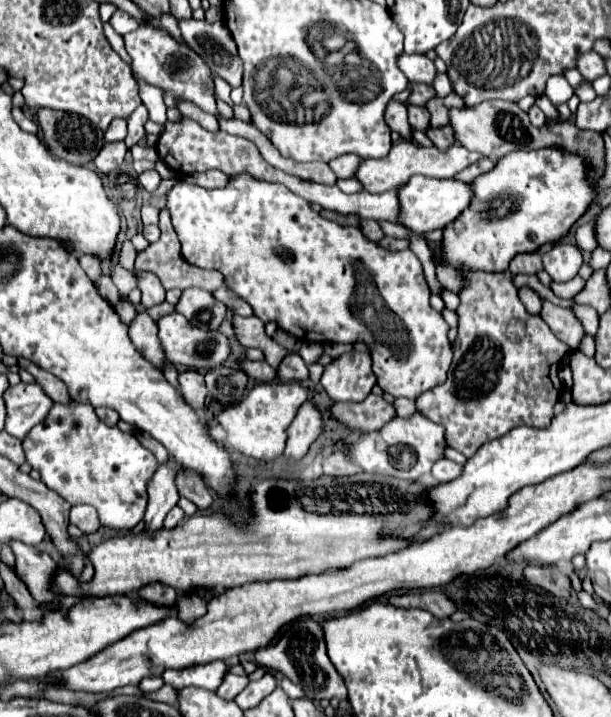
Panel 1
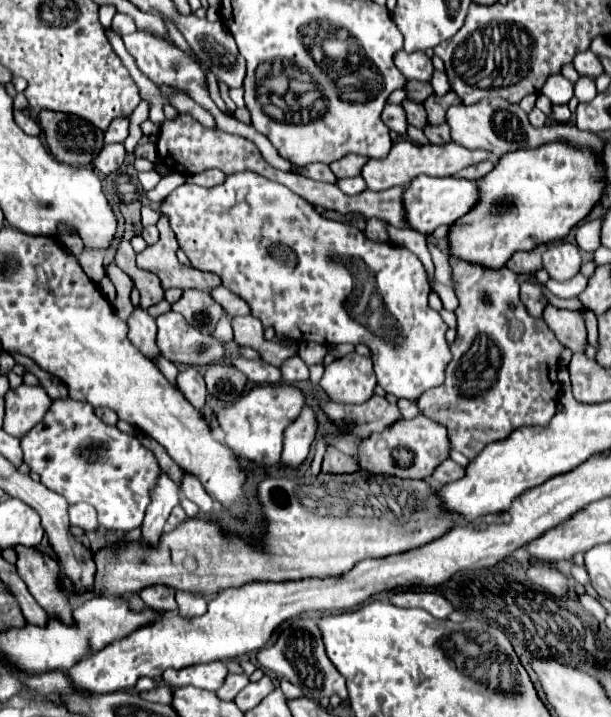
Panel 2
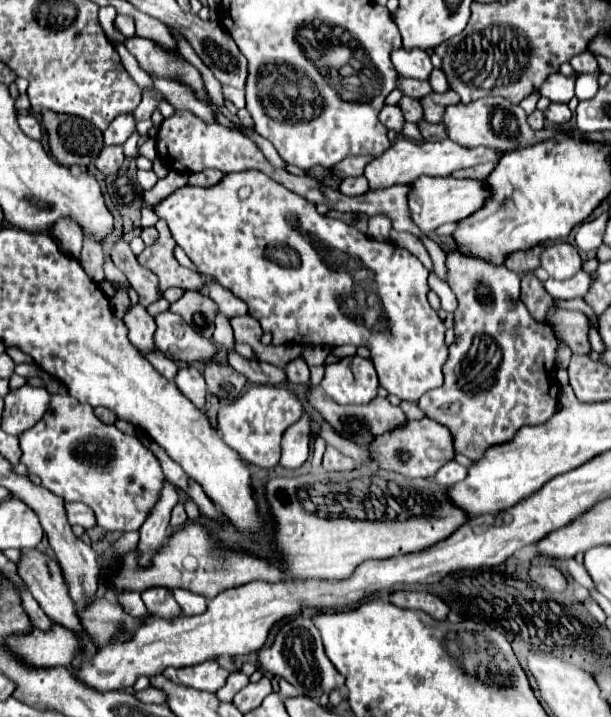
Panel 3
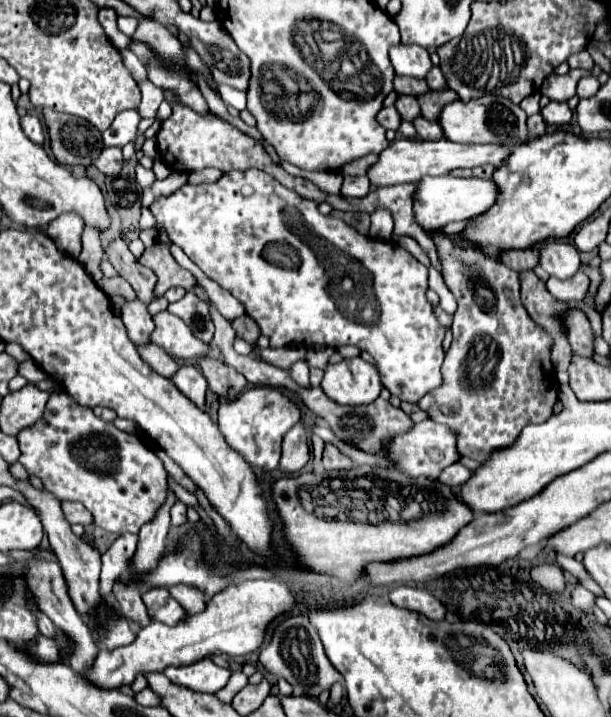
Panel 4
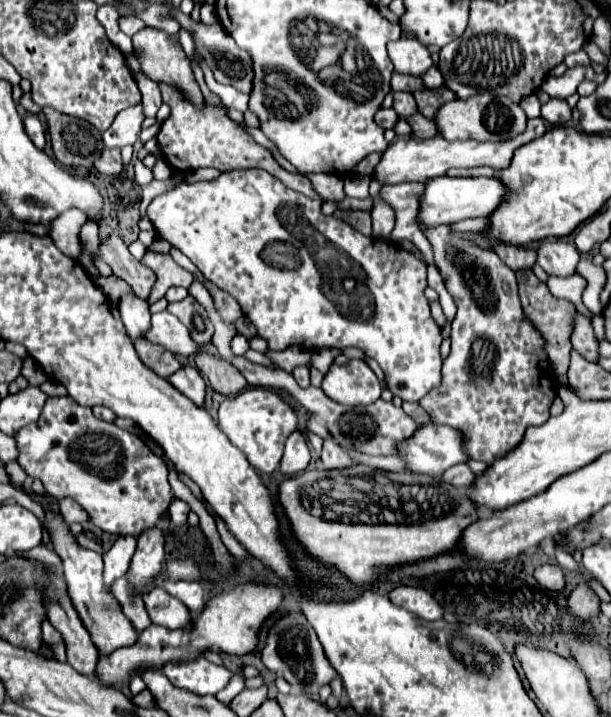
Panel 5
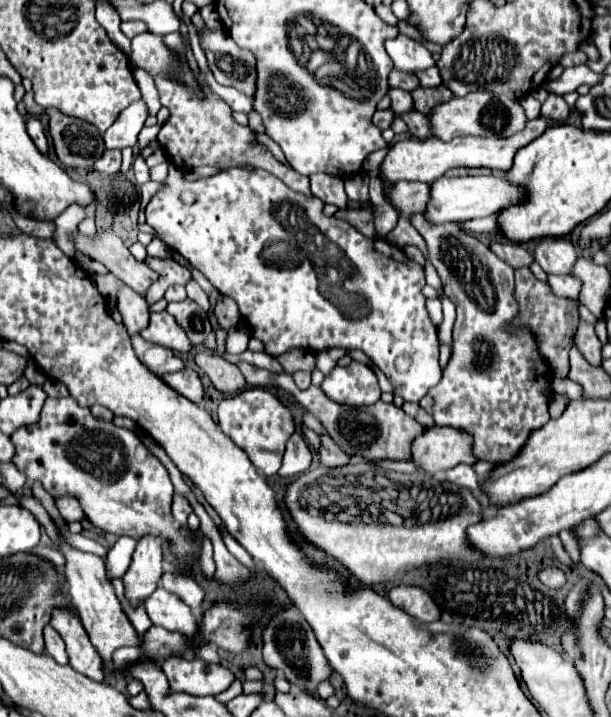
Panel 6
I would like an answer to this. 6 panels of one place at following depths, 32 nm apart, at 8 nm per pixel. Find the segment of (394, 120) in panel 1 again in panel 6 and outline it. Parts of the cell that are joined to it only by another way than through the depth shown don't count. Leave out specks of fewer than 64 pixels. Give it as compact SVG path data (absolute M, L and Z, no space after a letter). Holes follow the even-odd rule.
M388 108L388 110L376 110L372 122L374 122L380 130L386 130L386 128L390 128L390 124L394 122L394 112L392 112L390 108Z

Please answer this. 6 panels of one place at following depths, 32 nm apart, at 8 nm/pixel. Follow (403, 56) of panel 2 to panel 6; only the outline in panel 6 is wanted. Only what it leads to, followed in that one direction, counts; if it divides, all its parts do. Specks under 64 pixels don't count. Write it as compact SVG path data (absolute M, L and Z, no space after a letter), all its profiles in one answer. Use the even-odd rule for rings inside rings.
M400 34L394 40L388 40L386 52L394 62L394 68L402 70L402 72L416 74L420 70L434 66L434 60L432 60L430 52L426 50L426 46L410 36L404 36L404 34Z

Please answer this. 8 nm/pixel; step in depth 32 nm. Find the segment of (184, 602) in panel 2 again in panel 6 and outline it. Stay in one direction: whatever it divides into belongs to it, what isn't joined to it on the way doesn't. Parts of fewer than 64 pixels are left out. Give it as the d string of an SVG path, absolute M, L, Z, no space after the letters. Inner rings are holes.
M168 572L162 578L162 586L164 590L168 590L170 594L176 594L178 598L182 598L182 602L186 602L192 610L198 610L202 606L204 600L204 590L200 584L196 584L190 578L184 576L170 576Z

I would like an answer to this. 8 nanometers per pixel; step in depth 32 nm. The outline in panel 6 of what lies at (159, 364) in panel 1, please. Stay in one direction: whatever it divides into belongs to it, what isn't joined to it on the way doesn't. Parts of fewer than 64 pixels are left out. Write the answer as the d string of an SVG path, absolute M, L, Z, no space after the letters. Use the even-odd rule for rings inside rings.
M124 286L118 294L118 312L122 314L122 322L130 336L140 334L140 330L146 328L150 322L150 310L146 300L128 286Z

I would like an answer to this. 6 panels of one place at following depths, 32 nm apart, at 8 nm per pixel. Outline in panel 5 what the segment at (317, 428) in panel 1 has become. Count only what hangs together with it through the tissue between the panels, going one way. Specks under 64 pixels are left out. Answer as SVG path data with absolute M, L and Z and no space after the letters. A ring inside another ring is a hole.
M294 430L284 444L284 456L280 462L280 472L284 476L294 476L298 472L302 472L308 462L310 462L310 450L308 450L308 440L306 440L306 432L304 430Z

